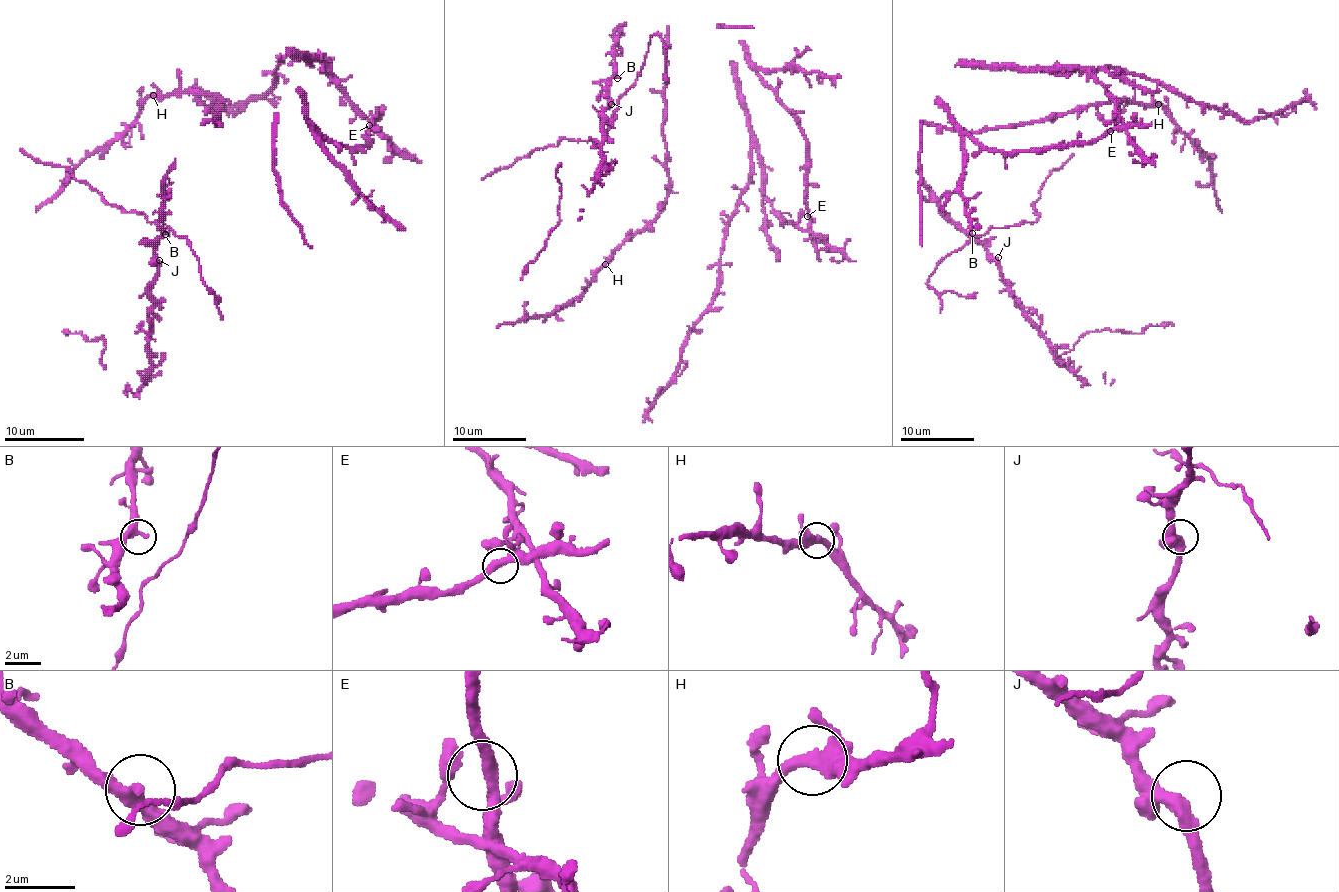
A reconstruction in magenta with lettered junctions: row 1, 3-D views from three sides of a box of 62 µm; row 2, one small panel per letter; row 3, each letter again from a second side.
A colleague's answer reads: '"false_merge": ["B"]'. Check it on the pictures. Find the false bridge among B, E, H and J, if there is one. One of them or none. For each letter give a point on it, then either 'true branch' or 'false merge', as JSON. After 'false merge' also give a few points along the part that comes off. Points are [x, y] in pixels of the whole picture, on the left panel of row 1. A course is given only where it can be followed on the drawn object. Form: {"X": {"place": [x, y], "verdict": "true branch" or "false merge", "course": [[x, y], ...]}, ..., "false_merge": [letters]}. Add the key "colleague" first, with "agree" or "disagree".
{"colleague": "disagree", "B": {"place": [165, 234], "verdict": "true branch"}, "E": {"place": [369, 125], "verdict": "true branch"}, "H": {"place": [153, 95], "verdict": "true branch"}, "J": {"place": [159, 260], "verdict": "true branch"}, "false_merge": []}

